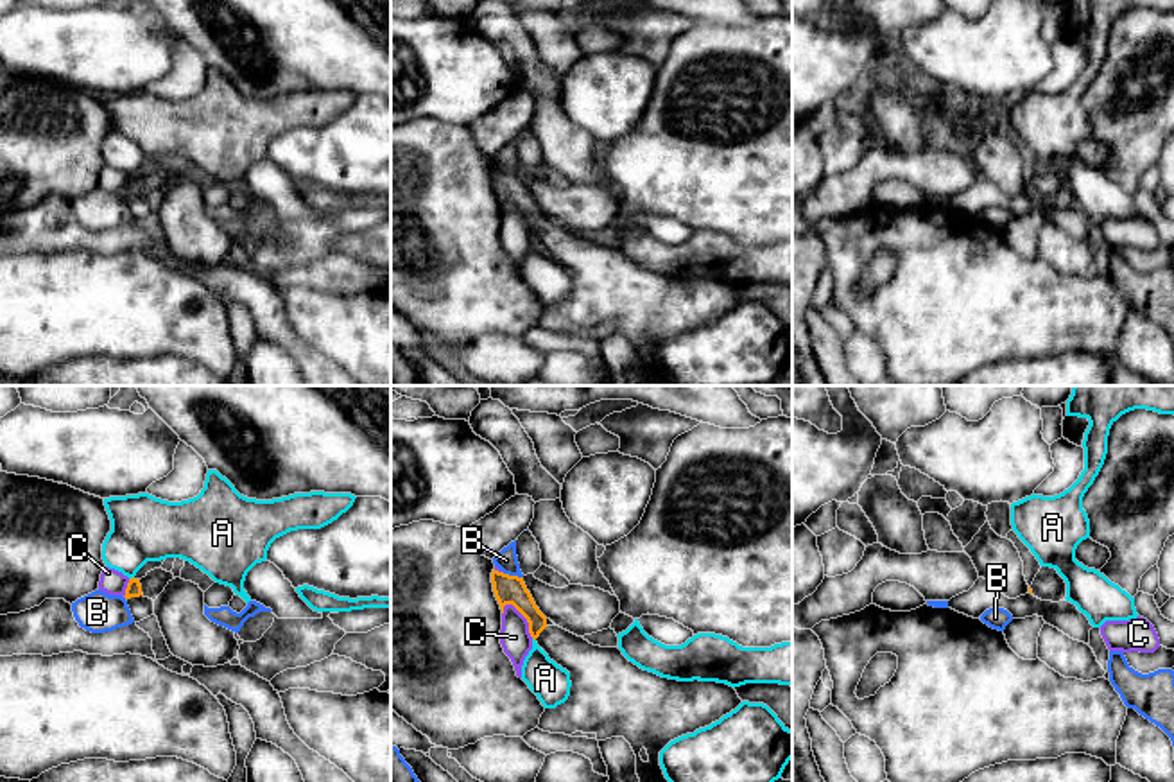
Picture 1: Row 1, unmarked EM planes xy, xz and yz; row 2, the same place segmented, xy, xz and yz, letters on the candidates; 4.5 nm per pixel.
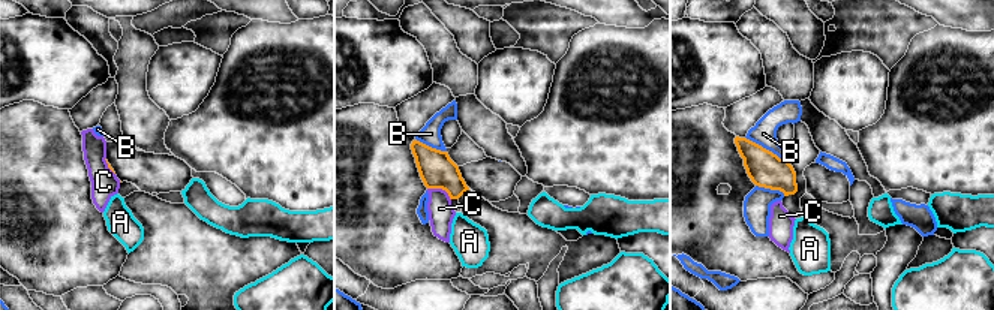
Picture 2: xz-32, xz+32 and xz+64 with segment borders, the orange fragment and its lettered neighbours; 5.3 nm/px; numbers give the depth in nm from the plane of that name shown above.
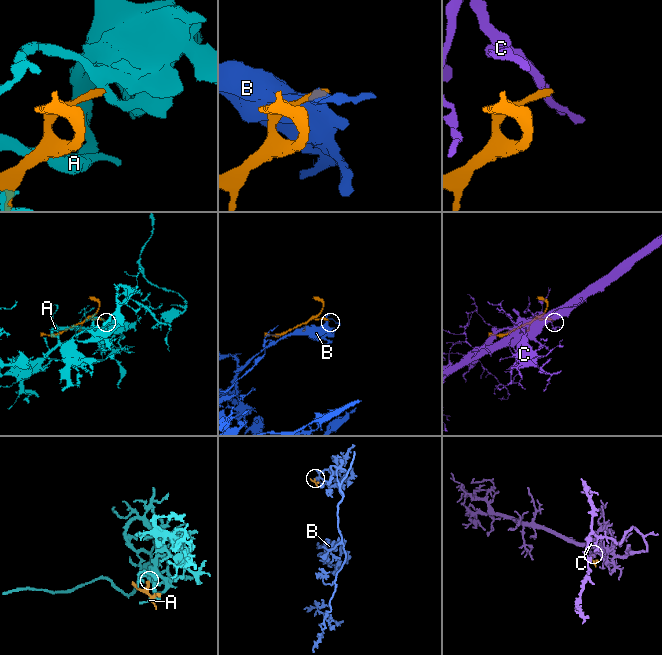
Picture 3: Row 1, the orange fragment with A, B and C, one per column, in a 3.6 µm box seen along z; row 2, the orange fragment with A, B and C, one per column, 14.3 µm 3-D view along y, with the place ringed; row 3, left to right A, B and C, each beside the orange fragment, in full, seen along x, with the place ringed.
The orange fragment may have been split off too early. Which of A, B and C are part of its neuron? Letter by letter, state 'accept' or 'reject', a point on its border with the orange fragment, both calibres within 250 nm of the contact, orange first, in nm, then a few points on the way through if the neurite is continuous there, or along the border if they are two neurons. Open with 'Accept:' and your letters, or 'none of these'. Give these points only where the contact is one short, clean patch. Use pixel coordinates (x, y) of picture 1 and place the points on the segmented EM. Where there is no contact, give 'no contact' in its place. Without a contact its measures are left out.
Accept: none of these
A: reject; contact xy (131, 578); calibres 70 and 300 nm
B: reject; contact xz (513, 576); calibres 130 and 100 nm; border xz (502, 571), (522, 578)
C: reject; contact xz (526, 617); calibres 130 and 140 nm; border xz (506, 603), (526, 619), (527, 632), (533, 637)

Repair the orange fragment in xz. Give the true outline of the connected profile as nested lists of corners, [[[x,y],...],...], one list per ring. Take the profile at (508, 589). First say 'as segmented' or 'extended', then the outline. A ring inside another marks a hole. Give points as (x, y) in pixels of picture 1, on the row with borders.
extended; [[[493,569],[491,583],[502,613],[505,604],[513,604],[527,619],[538,646],[570,673],[568,699],[545,708],[538,728],[565,735],[595,734],[597,741],[624,737],[636,755],[640,782],[669,782],[660,752],[742,703],[726,683],[661,678],[629,662],[618,647],[593,646],[556,624],[548,626],[523,578]]]

